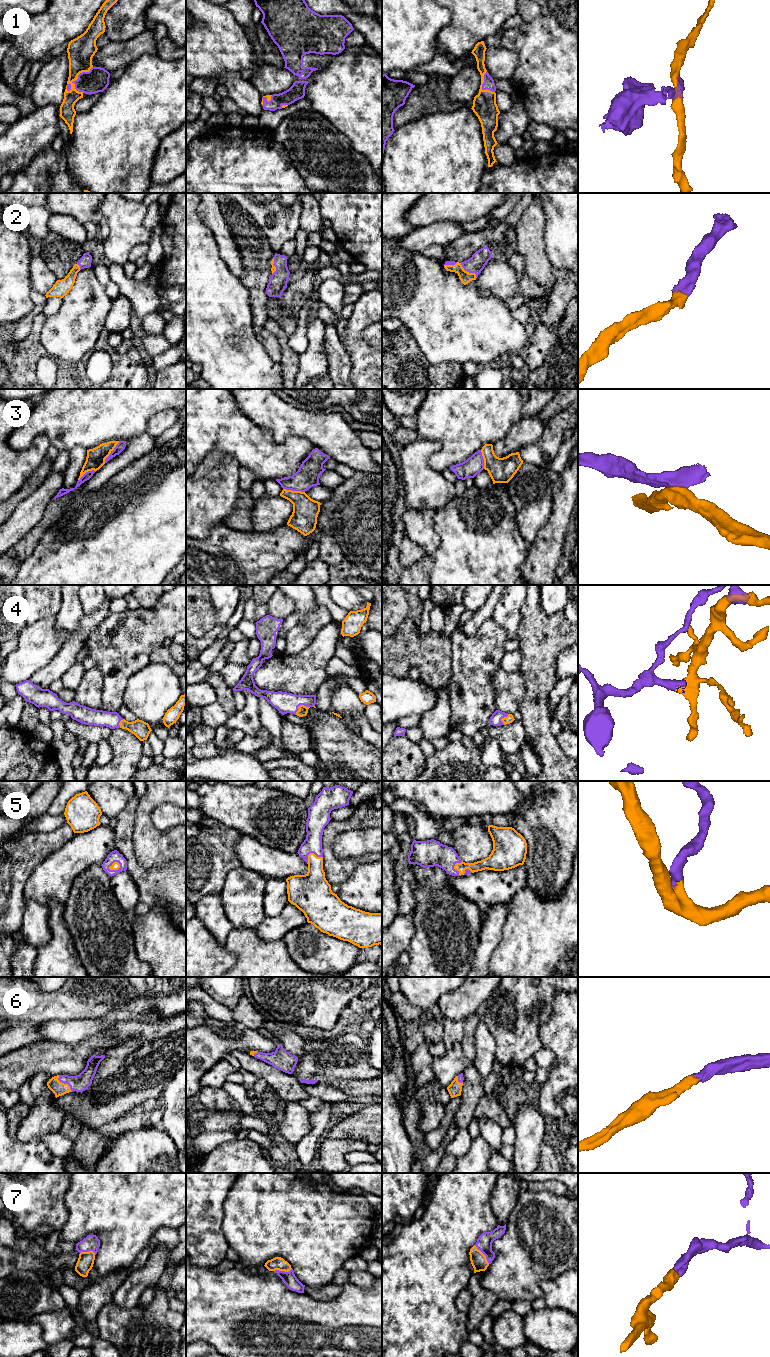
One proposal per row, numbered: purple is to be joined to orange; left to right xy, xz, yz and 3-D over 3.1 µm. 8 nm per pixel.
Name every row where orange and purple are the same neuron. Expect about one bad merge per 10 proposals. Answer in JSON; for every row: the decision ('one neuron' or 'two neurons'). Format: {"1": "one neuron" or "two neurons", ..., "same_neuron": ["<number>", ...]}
{"1": "one neuron", "2": "one neuron", "3": "two neurons", "4": "one neuron", "5": "one neuron", "6": "one neuron", "7": "one neuron", "same_neuron": ["1", "2", "4", "5", "6", "7"]}

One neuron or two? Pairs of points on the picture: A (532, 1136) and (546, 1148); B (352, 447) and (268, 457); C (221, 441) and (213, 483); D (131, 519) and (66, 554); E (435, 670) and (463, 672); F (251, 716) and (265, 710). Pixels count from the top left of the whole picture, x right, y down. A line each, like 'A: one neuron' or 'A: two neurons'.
A: two neurons
B: two neurons
C: two neurons
D: one neuron
E: two neurons
F: two neurons

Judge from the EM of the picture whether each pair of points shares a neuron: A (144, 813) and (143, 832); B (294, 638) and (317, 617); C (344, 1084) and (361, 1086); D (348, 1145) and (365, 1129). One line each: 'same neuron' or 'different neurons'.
A: same neuron
B: same neuron
C: same neuron
D: different neurons

